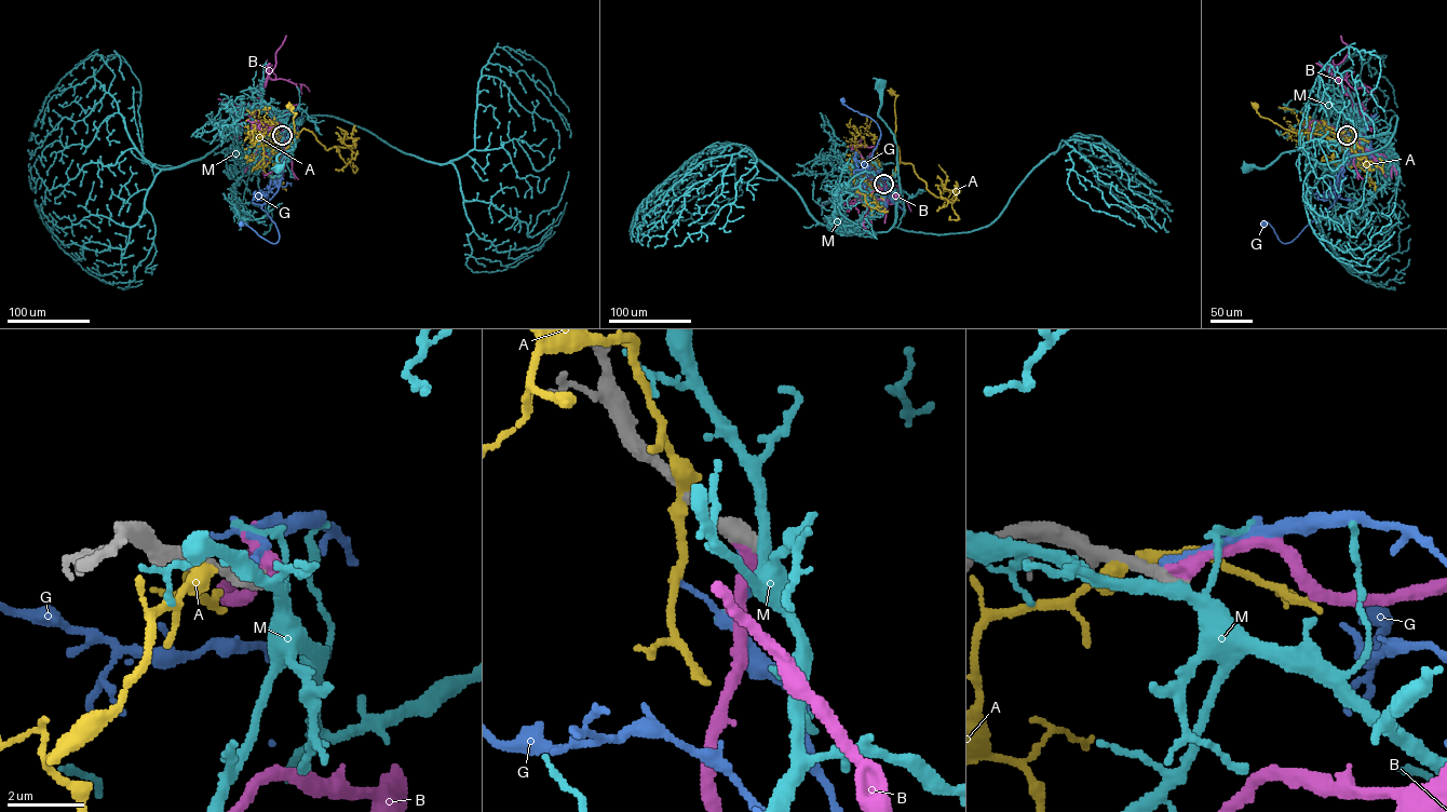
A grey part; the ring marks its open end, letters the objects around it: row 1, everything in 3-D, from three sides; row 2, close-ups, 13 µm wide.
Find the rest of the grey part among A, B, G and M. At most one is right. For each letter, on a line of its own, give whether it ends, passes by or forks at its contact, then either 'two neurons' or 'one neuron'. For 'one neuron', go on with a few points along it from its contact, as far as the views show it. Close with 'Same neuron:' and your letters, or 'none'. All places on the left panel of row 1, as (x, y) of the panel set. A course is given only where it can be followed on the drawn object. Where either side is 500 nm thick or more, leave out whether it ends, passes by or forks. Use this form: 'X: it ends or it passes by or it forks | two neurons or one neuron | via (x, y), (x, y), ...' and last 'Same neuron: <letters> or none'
A: it passes by | two neurons
B: one neuron | via (282, 135), (283, 127), (261, 104), (266, 80), (283, 79), (299, 90), (303, 84), (309, 91)
G: two neurons
M: it forks | two neurons
Same neuron: B

